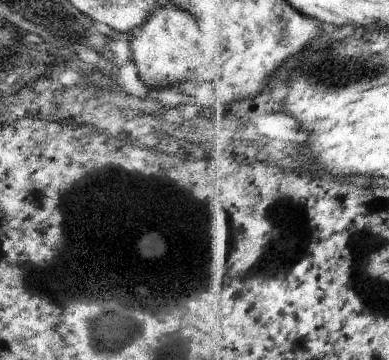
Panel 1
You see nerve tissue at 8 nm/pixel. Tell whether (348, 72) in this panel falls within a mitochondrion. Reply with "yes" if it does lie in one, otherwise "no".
yes

